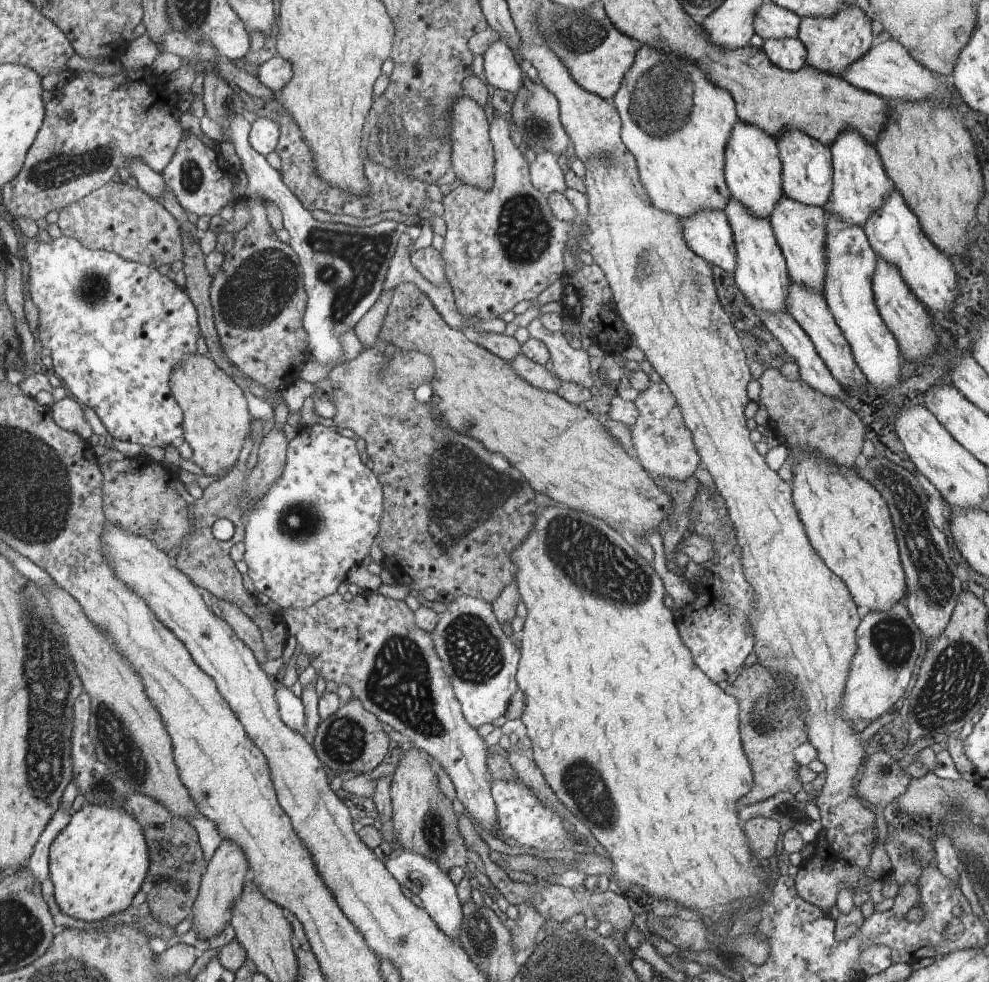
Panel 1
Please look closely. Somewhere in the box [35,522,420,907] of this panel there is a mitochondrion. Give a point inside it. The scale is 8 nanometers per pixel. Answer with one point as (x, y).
(117, 743)

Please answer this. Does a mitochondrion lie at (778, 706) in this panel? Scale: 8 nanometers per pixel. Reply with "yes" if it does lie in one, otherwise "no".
yes

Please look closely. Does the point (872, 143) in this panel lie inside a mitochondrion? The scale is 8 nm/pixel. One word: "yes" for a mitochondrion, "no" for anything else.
no

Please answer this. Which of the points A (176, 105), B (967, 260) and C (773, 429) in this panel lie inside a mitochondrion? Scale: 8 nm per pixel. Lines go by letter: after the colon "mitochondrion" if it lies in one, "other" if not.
A: other
B: other
C: other

